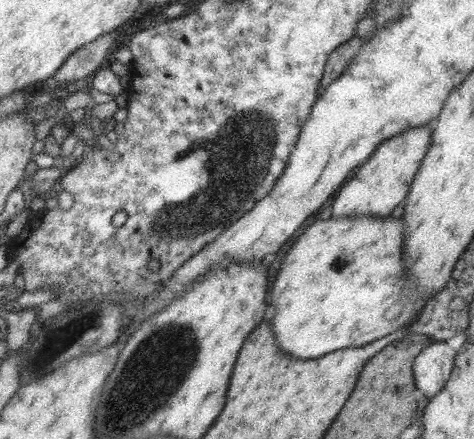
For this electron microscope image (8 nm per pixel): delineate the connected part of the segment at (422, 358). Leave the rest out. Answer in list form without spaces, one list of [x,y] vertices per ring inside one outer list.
[[[444,341],[431,342],[413,360],[415,387],[430,399],[435,396],[451,376],[456,352]]]

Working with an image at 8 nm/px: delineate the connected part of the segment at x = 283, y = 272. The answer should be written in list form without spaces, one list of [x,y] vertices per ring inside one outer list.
[[[330,215],[327,219],[317,220],[313,222],[299,238],[297,242],[289,248],[287,256],[283,258],[281,262],[281,268],[277,272],[277,278],[269,290],[271,294],[271,302],[275,306],[275,312],[273,312],[273,320],[271,320],[271,332],[273,332],[273,338],[277,342],[277,346],[281,348],[281,352],[285,352],[285,356],[291,356],[297,358],[297,360],[309,360],[309,358],[317,358],[317,356],[323,356],[327,352],[333,352],[335,348],[351,348],[357,346],[363,346],[369,344],[378,338],[393,334],[407,327],[421,312],[421,309],[425,307],[425,301],[429,301],[431,296],[421,296],[419,288],[405,288],[401,276],[403,276],[403,262],[401,262],[401,234],[403,234],[403,220],[400,218],[393,218],[391,216],[347,216],[343,218],[333,218]]]

